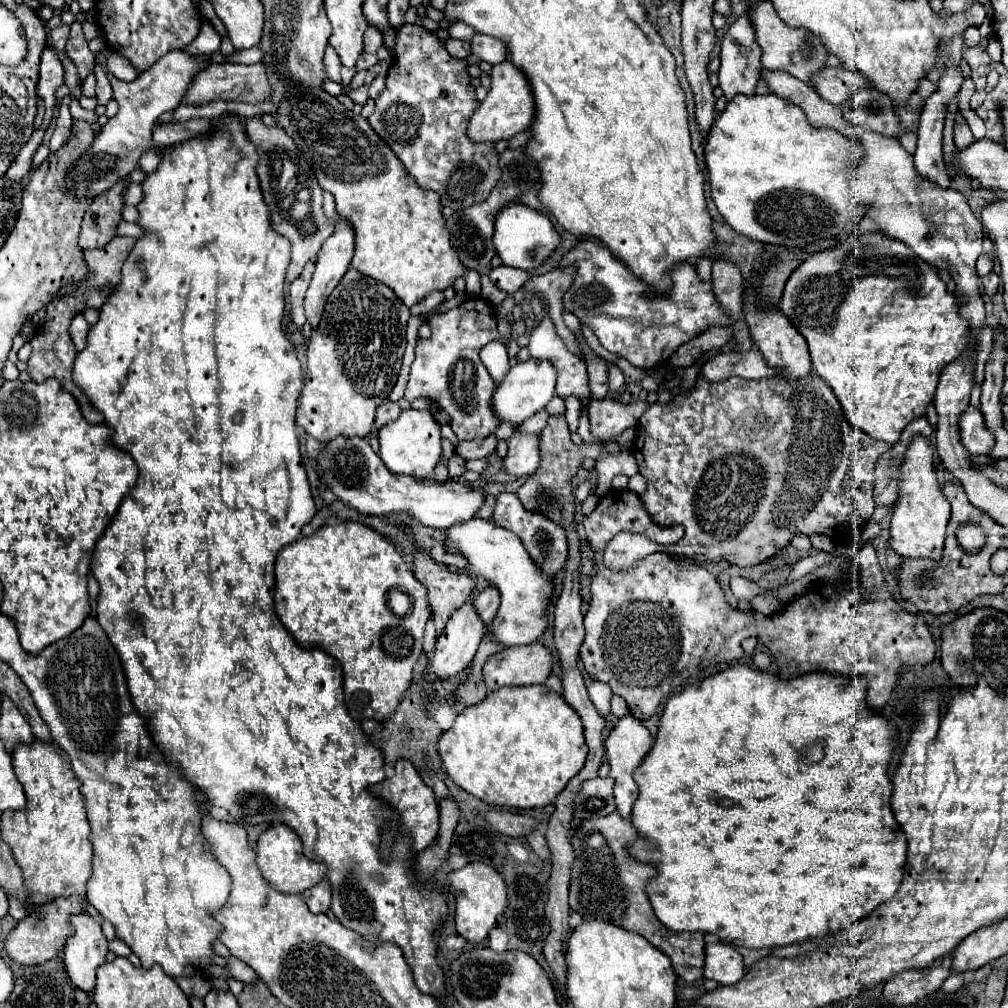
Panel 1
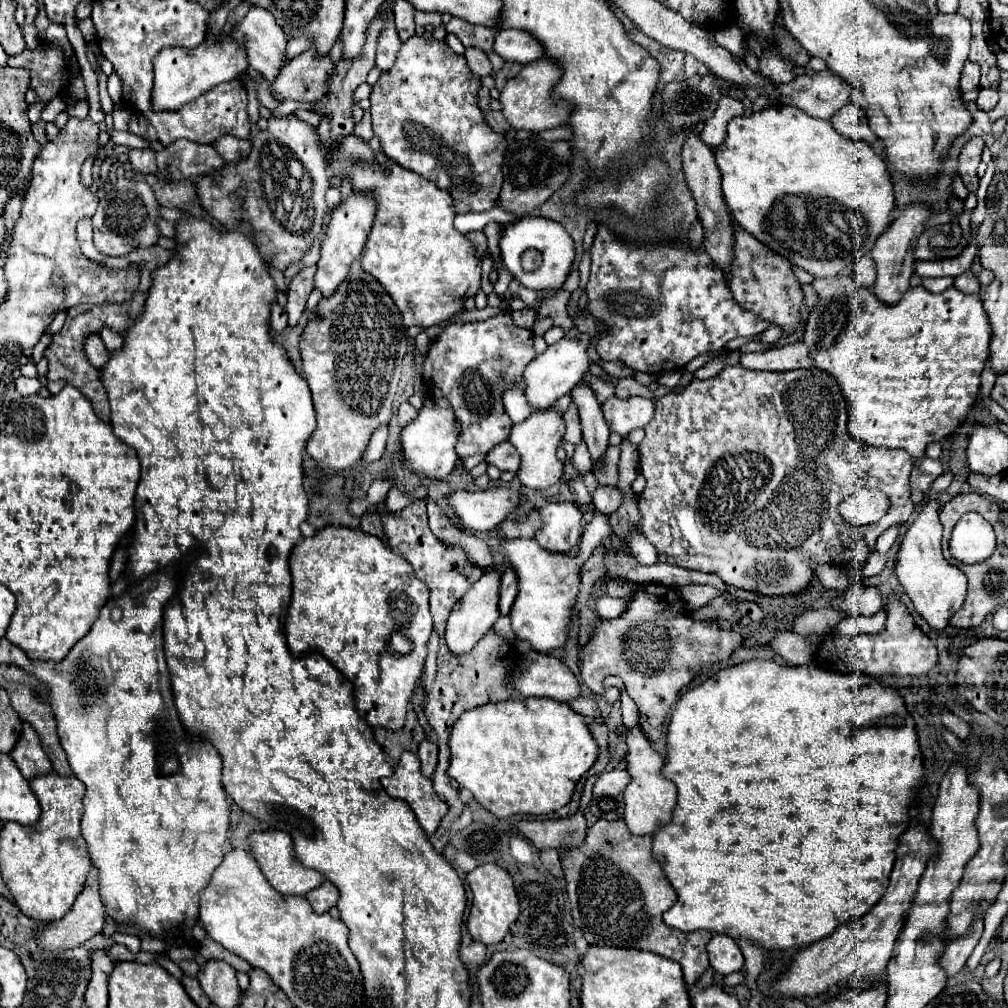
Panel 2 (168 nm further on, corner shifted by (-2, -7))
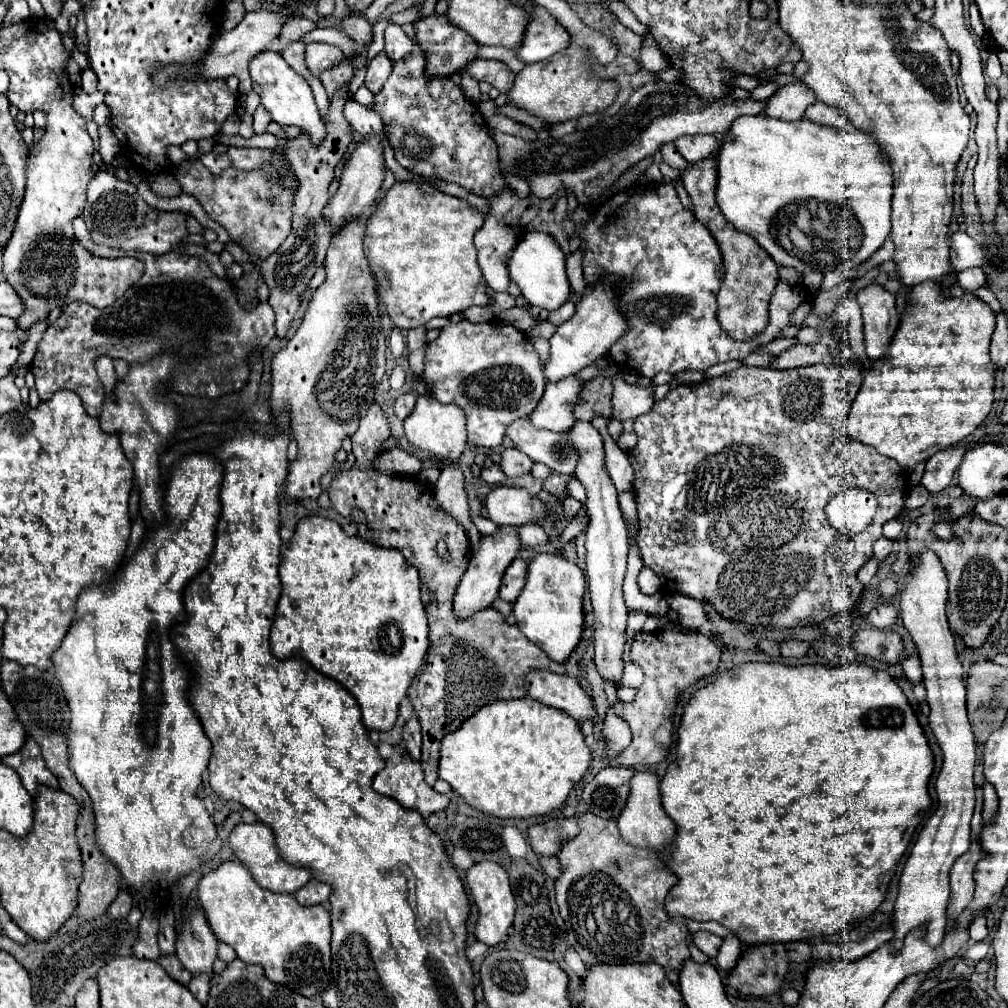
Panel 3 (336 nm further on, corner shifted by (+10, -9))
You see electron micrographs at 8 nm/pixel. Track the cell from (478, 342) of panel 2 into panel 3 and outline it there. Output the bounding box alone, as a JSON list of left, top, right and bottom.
[424,322,544,448]

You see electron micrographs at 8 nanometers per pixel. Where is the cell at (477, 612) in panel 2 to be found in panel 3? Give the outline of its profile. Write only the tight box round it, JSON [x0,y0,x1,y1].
[452,526,520,620]

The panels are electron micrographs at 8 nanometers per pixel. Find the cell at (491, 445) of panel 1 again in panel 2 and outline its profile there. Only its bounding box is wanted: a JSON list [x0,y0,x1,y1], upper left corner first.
[486,440,520,472]

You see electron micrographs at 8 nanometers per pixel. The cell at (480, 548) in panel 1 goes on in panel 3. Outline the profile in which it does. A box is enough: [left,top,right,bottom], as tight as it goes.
[512,552,586,662]

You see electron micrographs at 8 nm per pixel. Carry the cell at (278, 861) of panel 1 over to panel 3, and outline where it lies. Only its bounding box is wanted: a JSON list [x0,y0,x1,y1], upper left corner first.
[230,822,310,894]

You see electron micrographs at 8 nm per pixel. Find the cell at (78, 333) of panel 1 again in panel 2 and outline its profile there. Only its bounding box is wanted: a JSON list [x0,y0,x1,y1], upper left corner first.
[84,336,110,368]

